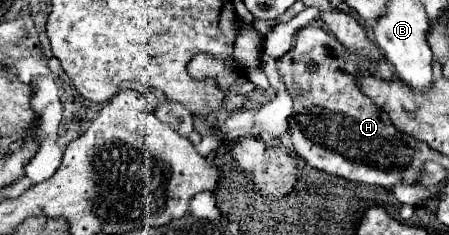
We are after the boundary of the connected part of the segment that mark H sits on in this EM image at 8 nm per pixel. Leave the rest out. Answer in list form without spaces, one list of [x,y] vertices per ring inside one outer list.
[[[306,25],[296,33],[296,45],[278,59],[278,73],[288,83],[290,95],[296,95],[296,113],[290,117],[290,141],[296,153],[314,169],[338,175],[342,179],[366,185],[392,187],[398,181],[416,183],[420,177],[420,151],[416,149],[418,141],[406,133],[400,133],[390,117],[376,107],[356,85],[356,59],[346,55],[344,47],[328,31]]]

